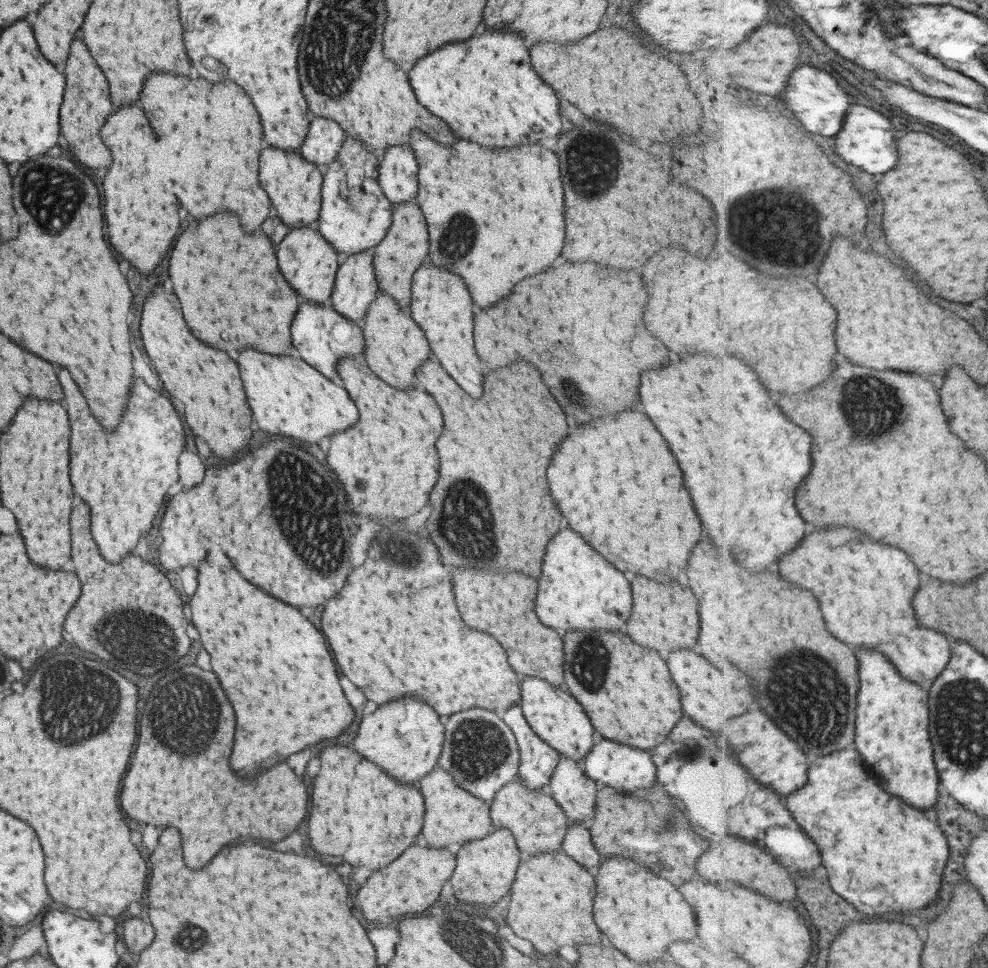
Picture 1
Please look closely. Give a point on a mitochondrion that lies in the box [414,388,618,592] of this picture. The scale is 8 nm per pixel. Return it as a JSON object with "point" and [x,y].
{"point":[461,521]}

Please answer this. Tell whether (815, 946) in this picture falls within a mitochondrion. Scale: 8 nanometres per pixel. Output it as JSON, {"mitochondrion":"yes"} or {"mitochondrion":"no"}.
{"mitochondrion":"no"}

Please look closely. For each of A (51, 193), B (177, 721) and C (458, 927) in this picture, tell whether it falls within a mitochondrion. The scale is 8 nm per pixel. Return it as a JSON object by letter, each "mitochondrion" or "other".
{"A":"mitochondrion","B":"mitochondrion","C":"mitochondrion"}

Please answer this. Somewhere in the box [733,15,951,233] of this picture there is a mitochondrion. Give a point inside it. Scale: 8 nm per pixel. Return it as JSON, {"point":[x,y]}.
{"point":[916,69]}

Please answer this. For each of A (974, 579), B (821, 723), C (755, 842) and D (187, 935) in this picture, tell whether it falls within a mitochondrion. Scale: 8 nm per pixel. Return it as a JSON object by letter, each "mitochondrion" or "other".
{"A":"other","B":"mitochondrion","C":"other","D":"mitochondrion"}

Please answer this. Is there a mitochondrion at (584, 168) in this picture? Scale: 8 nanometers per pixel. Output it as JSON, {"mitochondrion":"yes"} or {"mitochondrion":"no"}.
{"mitochondrion":"yes"}

